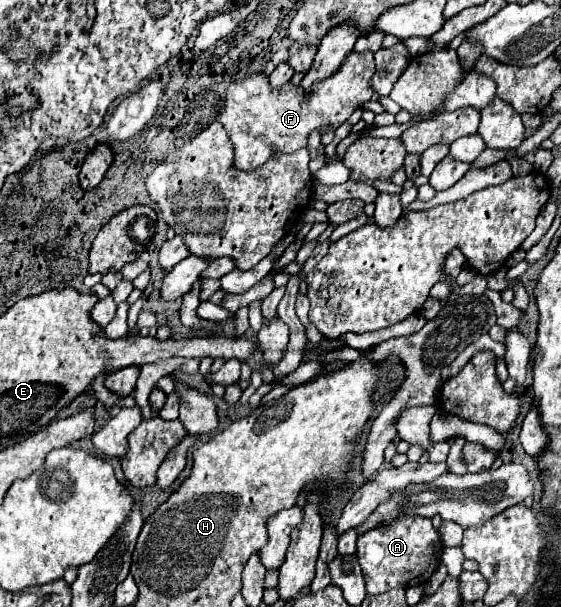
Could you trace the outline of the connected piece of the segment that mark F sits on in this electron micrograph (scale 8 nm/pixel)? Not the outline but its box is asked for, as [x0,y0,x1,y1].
[217,51,375,171]

